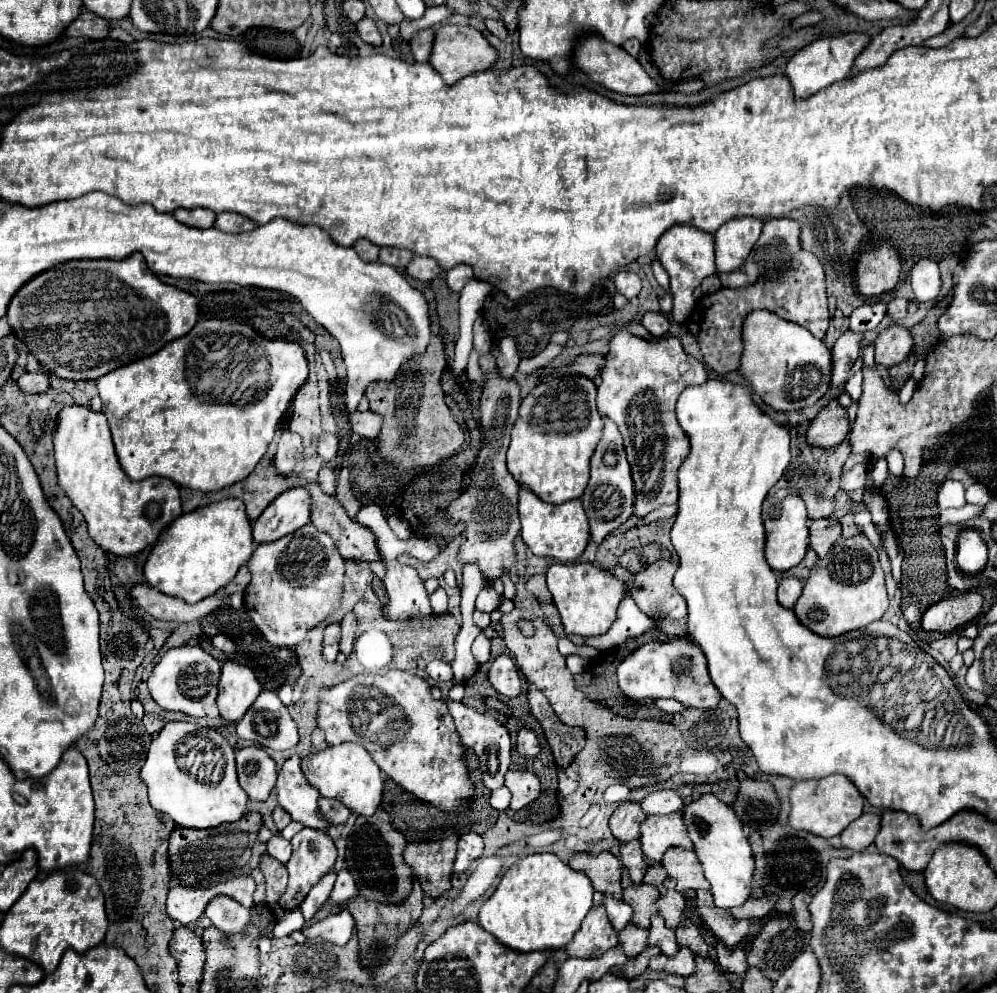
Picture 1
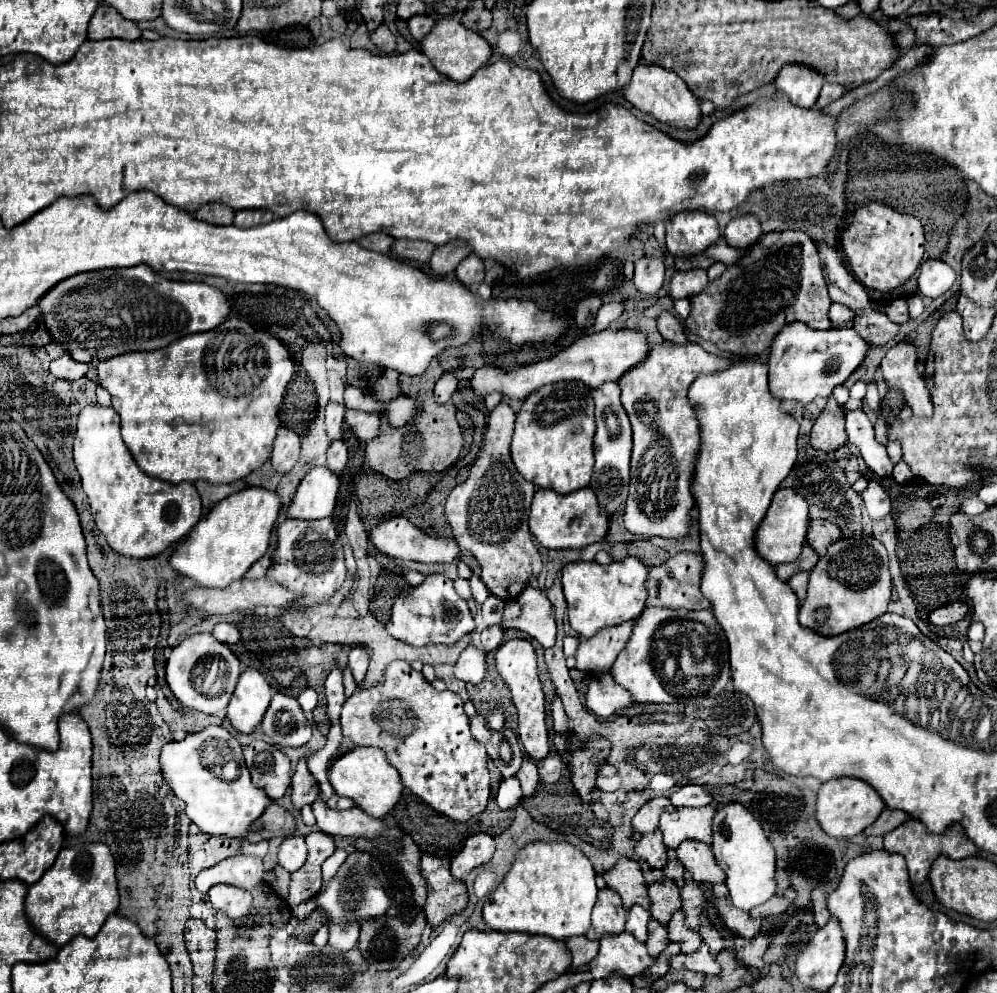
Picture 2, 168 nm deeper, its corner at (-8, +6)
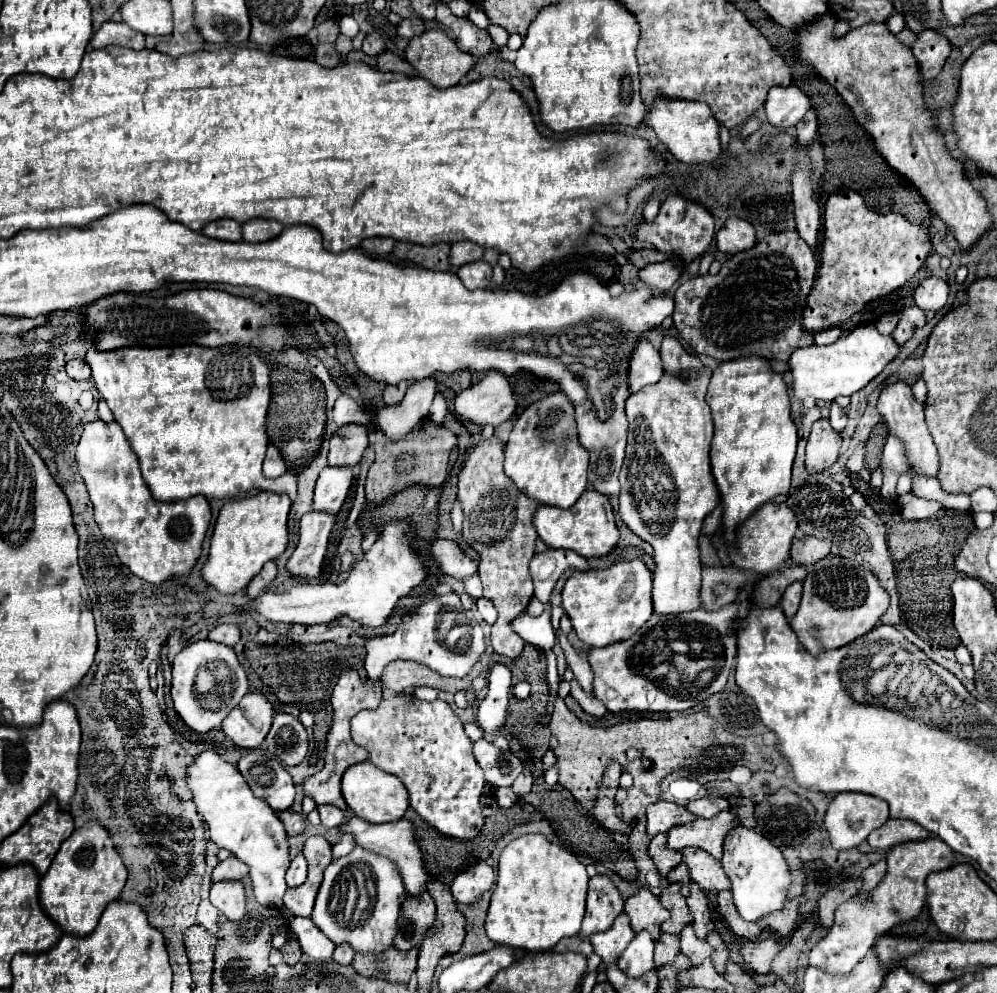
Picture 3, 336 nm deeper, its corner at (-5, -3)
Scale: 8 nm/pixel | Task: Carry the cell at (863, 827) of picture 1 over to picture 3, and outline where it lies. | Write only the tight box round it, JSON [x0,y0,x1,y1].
[868,819,930,849]

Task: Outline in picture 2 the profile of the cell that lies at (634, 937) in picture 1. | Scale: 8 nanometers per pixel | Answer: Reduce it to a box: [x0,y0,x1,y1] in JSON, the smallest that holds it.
[647,920,669,958]

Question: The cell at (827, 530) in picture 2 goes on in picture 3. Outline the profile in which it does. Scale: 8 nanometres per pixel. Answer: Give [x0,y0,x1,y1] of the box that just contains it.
[792,537,832,565]

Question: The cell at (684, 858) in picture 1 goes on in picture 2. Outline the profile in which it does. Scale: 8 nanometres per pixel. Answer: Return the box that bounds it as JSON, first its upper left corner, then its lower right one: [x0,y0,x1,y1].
[677,840,725,884]

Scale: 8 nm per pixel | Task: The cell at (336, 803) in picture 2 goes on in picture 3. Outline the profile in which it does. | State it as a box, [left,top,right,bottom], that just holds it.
[318,805,344,827]

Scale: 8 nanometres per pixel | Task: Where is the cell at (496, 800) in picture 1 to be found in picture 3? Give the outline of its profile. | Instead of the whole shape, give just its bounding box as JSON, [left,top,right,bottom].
[496,787,518,809]

